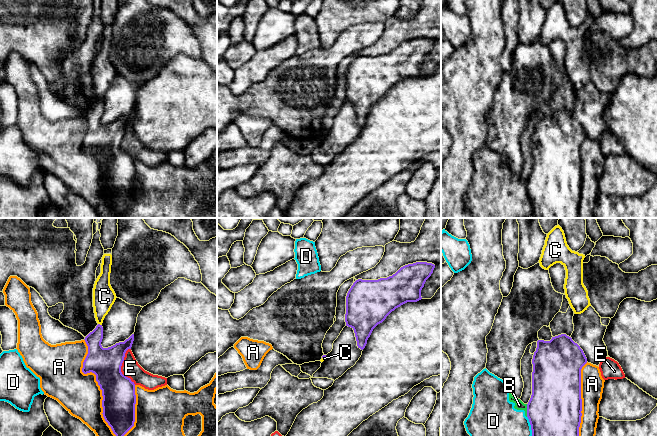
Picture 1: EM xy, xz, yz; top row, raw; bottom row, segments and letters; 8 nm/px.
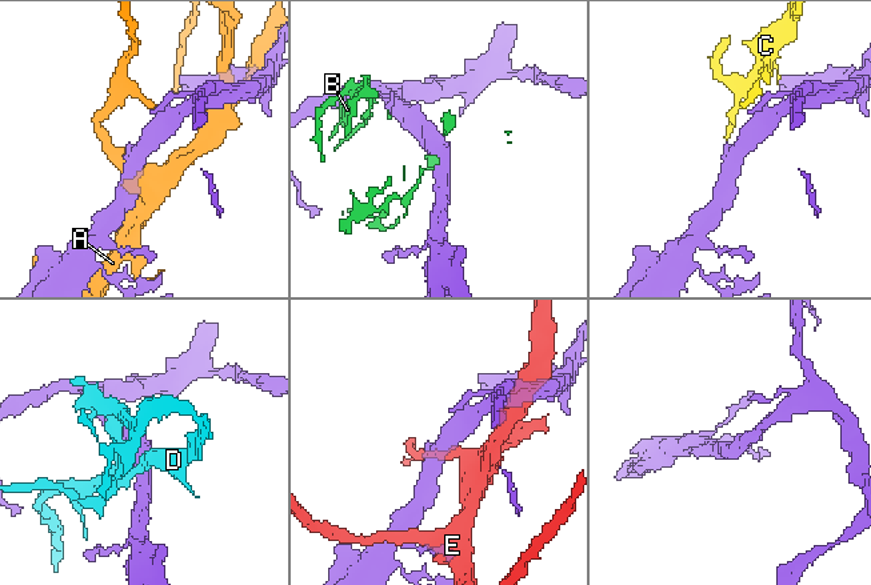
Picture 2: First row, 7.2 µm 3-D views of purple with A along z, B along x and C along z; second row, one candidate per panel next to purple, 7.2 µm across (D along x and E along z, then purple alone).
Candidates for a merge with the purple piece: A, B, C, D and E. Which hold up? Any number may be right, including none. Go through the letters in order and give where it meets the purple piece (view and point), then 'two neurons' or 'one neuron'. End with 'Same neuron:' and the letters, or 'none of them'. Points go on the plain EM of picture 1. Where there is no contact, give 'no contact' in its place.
A: contact xy (100, 162); two neurons
B: contact yz (527, 186); two neurons
C: contact xy (99, 100); two neurons
D: contact yz (531, 202); two neurons
E: contact xy (120, 143); two neurons
Same neuron: none of them

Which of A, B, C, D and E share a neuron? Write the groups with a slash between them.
A / B D / C / E

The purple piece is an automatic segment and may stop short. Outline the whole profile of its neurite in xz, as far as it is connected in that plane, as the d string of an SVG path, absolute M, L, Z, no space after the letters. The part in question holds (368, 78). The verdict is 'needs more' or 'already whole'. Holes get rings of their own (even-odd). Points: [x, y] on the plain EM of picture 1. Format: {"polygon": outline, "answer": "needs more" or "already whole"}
{"polygon": "M416 38L378 56L356 56L346 72L346 102L354 106L357 122L363 126L373 105L396 84L422 75L421 66L435 41Z", "answer": "already whole"}

